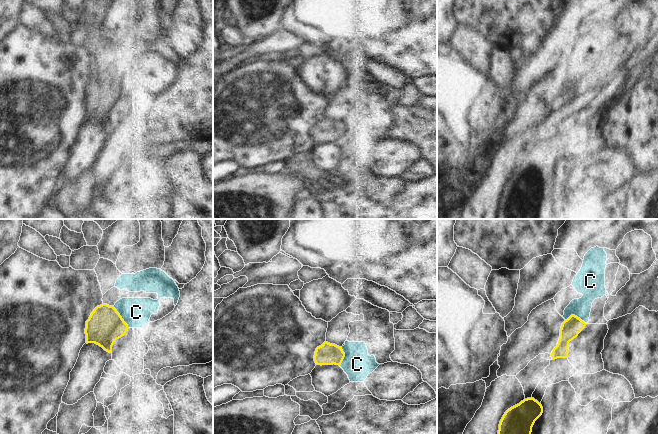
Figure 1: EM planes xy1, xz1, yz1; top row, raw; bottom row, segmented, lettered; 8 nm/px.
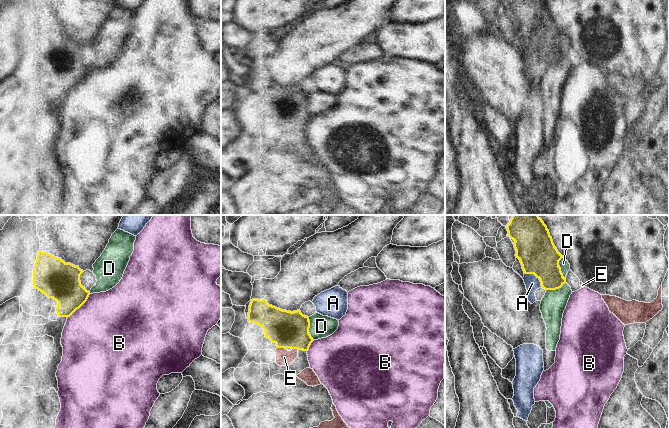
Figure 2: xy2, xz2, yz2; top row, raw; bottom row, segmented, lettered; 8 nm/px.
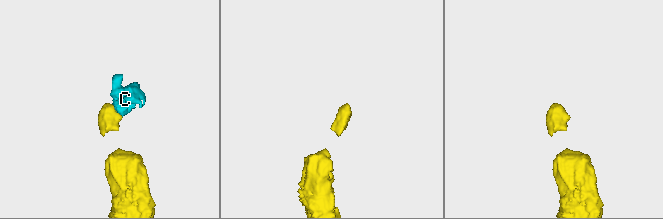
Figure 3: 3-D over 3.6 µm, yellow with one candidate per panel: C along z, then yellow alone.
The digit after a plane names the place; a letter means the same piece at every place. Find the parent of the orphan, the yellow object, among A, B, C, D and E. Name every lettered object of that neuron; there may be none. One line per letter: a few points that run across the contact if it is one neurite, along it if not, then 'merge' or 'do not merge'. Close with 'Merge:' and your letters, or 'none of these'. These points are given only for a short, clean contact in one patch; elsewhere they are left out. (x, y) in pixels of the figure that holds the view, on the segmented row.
A: yz2 (524, 273), (532, 273), (539, 280), (542, 287) | do not merge
B: xy2 (90, 294), (67, 318) | do not merge
C: xy1 (113, 306), (128, 327) | do not merge
D: do not merge
E: xz2 (287, 329), (281, 347), (281, 353), (284, 357) | merge
Merge: E

